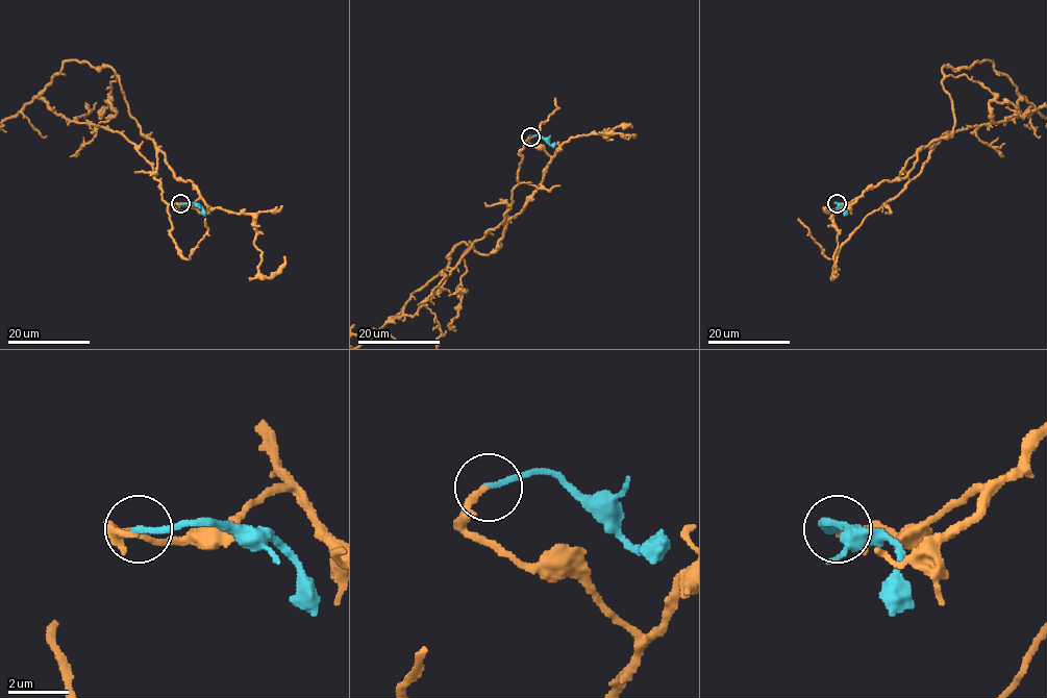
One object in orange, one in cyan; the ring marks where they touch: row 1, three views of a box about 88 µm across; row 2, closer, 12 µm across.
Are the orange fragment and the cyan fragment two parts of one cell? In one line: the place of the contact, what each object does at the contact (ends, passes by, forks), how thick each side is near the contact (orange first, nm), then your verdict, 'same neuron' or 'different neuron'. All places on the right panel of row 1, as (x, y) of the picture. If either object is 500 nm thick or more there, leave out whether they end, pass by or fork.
place (837, 203); orange ends; cyan ends; calibres 200 and 190 nm; different neuron

